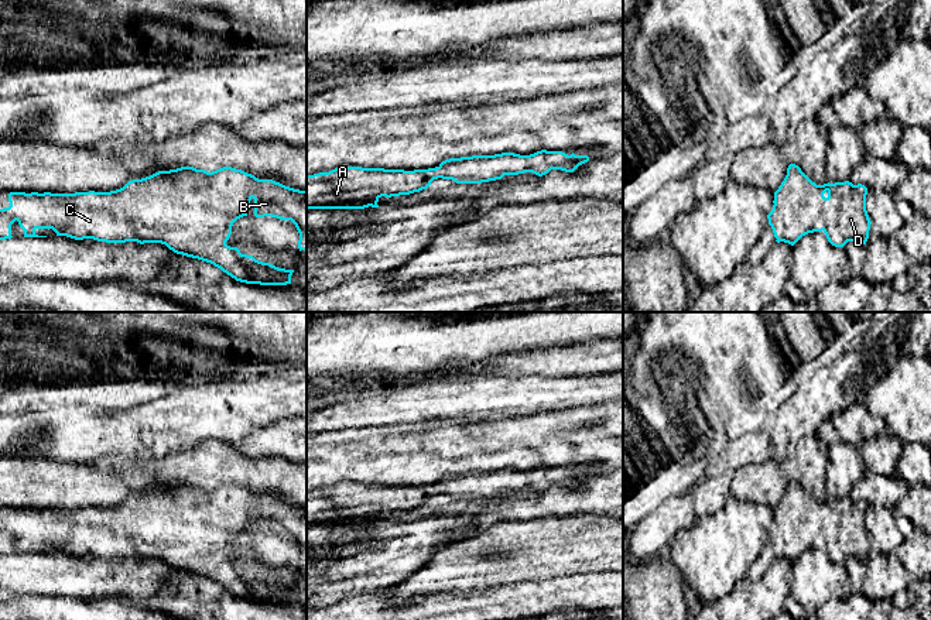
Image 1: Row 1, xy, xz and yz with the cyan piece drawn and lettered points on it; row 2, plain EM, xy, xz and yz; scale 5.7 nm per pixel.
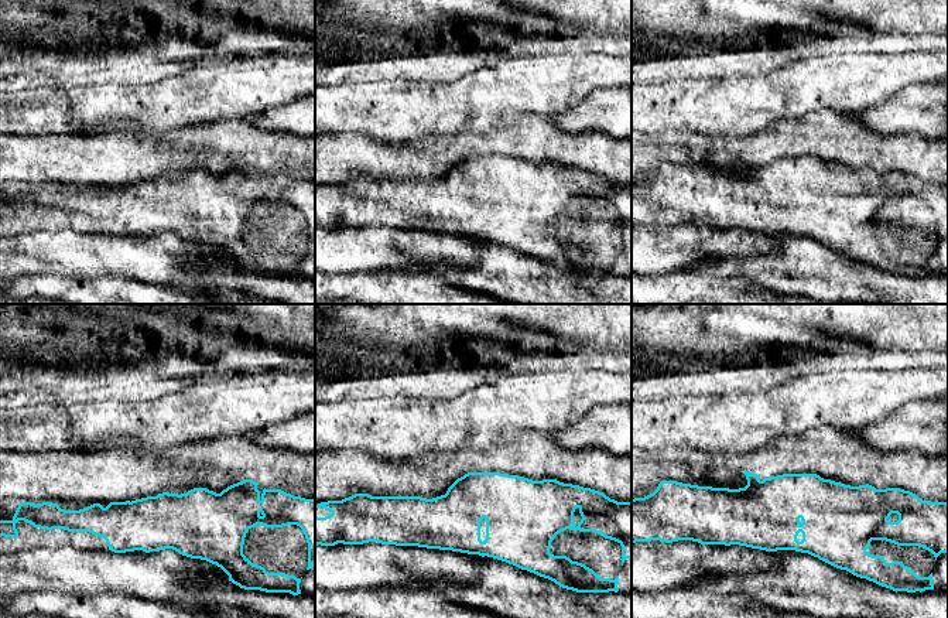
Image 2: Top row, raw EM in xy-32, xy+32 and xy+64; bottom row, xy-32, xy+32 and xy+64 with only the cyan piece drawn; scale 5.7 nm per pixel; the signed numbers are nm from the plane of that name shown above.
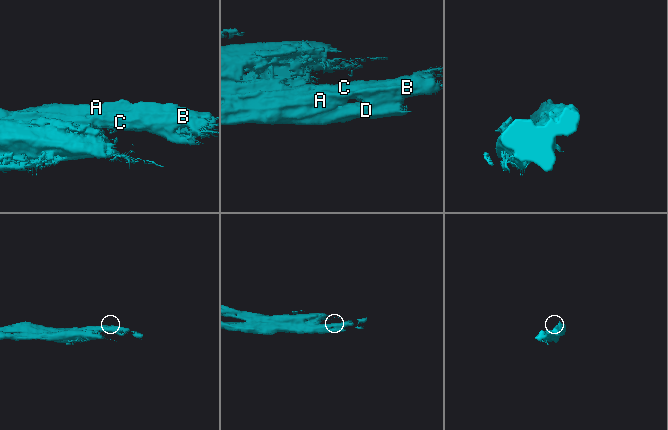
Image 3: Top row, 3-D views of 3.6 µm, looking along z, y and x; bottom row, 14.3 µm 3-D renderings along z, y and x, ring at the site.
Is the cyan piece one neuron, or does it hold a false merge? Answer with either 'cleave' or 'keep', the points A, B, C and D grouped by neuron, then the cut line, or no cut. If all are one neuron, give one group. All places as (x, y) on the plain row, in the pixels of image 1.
cleave | A B D / C | yz (827, 514), (821, 517), (815, 500), (787, 504), (783, 530)

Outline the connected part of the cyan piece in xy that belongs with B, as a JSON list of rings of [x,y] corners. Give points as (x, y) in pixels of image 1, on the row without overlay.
[[[194,483],[158,487],[150,506],[158,508],[154,531],[146,532],[138,525],[134,548],[129,552],[134,558],[161,559],[177,571],[198,575],[213,580],[236,597],[260,602],[291,600],[294,586],[278,585],[270,579],[242,571],[237,564],[226,561],[232,551],[233,539],[247,532],[249,520],[254,517],[254,532],[271,532],[291,537],[298,549],[298,565],[307,566],[307,507],[285,503],[273,496],[259,496],[251,490],[232,483],[223,483],[208,489]]]

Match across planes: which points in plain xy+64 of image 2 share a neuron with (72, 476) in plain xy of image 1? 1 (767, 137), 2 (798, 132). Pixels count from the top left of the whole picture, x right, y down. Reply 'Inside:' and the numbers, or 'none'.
Inside: 1, 2

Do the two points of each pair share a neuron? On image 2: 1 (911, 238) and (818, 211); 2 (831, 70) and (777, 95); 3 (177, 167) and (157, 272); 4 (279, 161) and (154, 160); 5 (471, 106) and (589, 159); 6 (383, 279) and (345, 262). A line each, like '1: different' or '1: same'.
1: same
2: same
3: different
4: same
5: different
6: different

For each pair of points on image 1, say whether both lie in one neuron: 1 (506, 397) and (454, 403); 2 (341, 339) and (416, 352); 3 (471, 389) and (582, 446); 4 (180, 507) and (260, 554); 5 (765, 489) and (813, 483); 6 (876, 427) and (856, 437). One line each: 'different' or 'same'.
1: same
2: same
3: different
4: same
5: same
6: same

